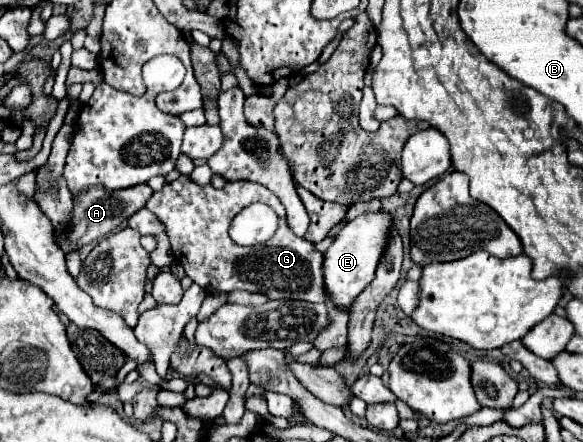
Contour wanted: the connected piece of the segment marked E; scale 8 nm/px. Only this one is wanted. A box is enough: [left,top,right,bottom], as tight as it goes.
[325,209,393,309]

